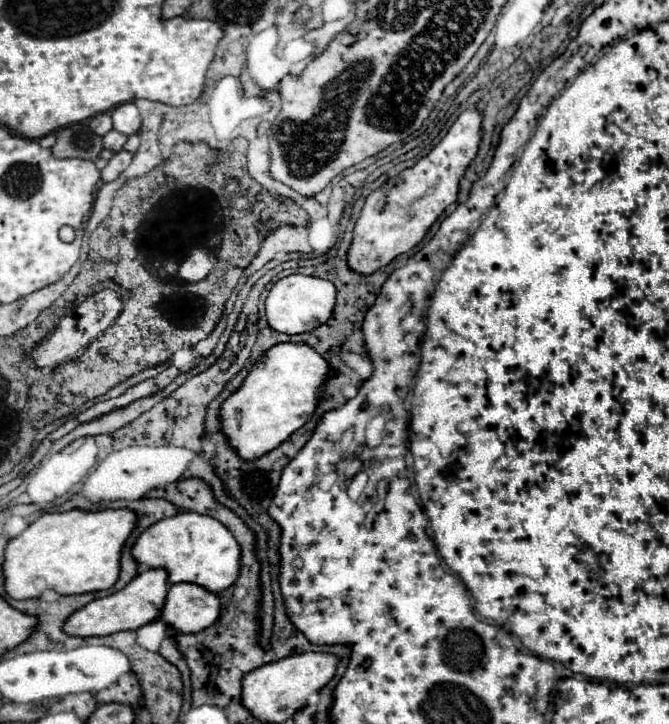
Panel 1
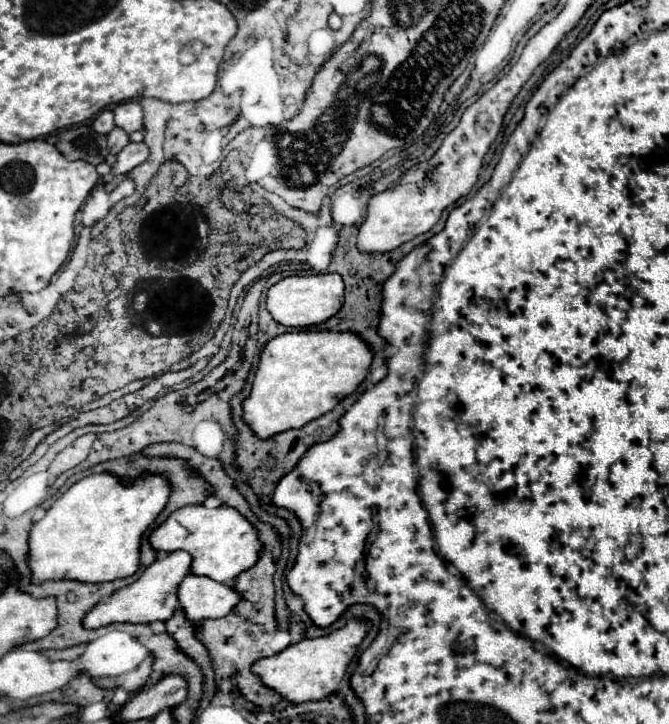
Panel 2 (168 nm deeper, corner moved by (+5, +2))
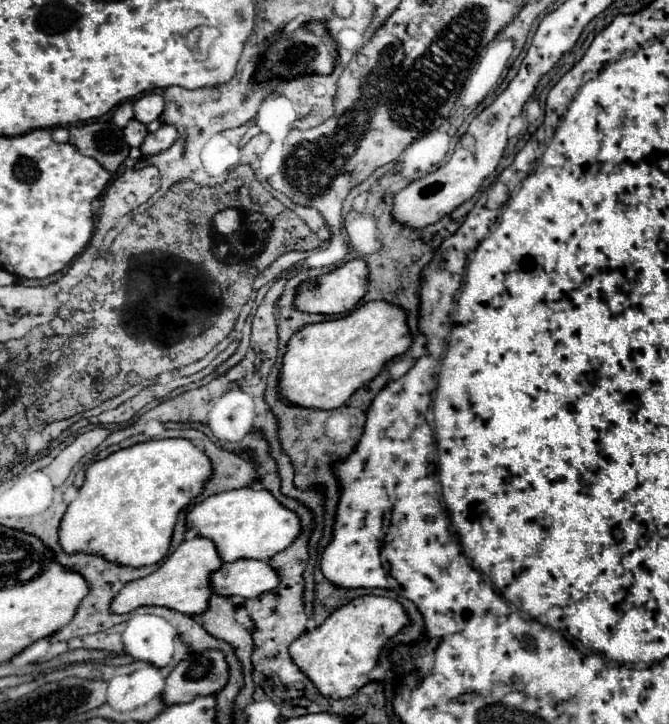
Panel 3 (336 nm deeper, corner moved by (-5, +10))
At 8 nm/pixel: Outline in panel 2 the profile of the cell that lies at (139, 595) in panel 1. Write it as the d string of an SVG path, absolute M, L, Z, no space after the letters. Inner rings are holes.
M186 551L158 555L156 561L134 583L112 593L110 601L94 605L84 615L84 629L100 629L110 623L152 623L170 619L174 609L178 607L176 589L188 573L190 573L190 555Z

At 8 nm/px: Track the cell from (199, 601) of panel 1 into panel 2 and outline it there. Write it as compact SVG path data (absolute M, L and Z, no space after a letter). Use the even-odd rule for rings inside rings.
M192 573L184 577L178 589L178 603L190 623L226 617L238 601L240 595L230 585L222 585L210 577L198 577Z

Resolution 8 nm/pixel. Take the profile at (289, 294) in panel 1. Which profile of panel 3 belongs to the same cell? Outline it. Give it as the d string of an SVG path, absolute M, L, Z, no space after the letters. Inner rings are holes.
M352 259L344 263L342 267L314 279L308 283L302 283L298 289L298 295L294 299L296 309L308 311L308 313L324 313L324 315L340 315L352 311L358 301L366 295L368 291L368 265L364 259Z

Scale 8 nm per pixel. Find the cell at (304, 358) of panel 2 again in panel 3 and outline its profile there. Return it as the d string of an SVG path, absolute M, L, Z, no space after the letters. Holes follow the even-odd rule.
M370 301L346 317L308 325L294 333L284 355L280 395L290 405L310 409L336 409L344 405L356 389L370 383L384 365L406 353L412 335L406 323L406 311L388 301Z

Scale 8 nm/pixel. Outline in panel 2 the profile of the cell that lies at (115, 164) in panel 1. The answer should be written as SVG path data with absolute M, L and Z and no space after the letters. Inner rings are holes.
M128 143L118 155L112 165L114 175L126 175L136 165L140 165L148 157L148 147L144 143Z

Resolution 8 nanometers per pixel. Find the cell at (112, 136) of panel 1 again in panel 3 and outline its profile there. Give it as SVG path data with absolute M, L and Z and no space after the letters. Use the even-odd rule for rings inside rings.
M132 119L132 121L126 125L126 129L124 129L124 139L126 139L126 143L128 143L130 147L140 147L146 135L148 135L146 125L140 123L140 121L136 121L136 119Z

